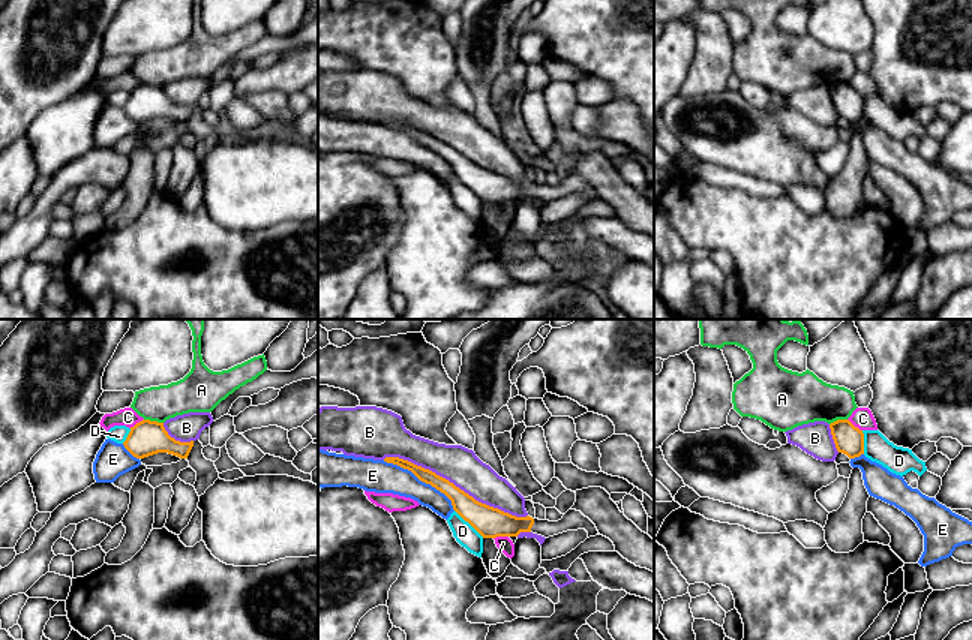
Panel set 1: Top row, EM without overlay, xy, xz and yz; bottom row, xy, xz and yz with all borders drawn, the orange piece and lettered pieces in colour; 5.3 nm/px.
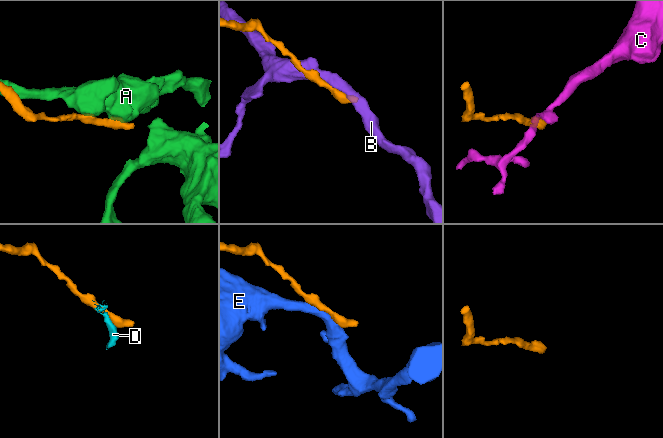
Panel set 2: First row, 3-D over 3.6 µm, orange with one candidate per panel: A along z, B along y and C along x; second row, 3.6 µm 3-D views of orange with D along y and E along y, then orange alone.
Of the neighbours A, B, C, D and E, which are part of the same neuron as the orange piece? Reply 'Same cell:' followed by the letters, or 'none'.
Same cell: none

